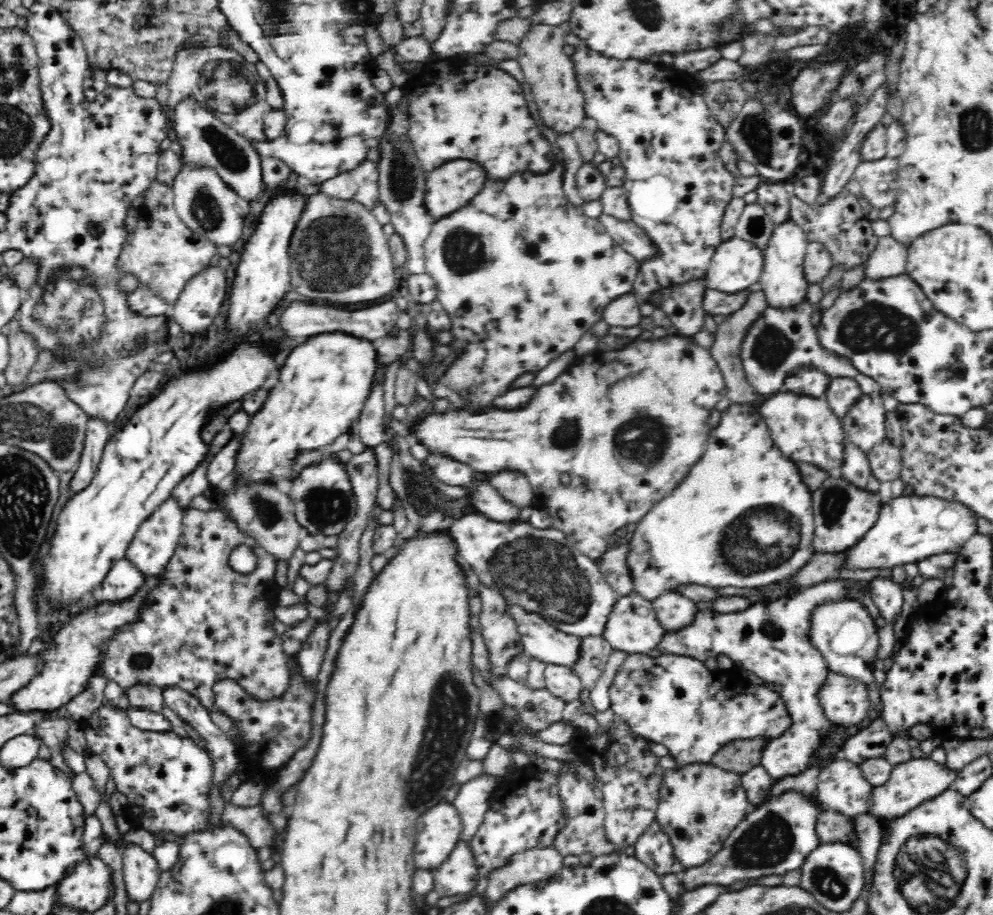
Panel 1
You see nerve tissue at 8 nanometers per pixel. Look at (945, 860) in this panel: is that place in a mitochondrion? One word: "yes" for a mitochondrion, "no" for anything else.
yes

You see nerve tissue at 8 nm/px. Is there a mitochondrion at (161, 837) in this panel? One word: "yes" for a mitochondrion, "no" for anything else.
no

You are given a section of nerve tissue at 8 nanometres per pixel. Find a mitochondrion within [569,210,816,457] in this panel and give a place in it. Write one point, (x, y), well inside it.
(771, 347)

